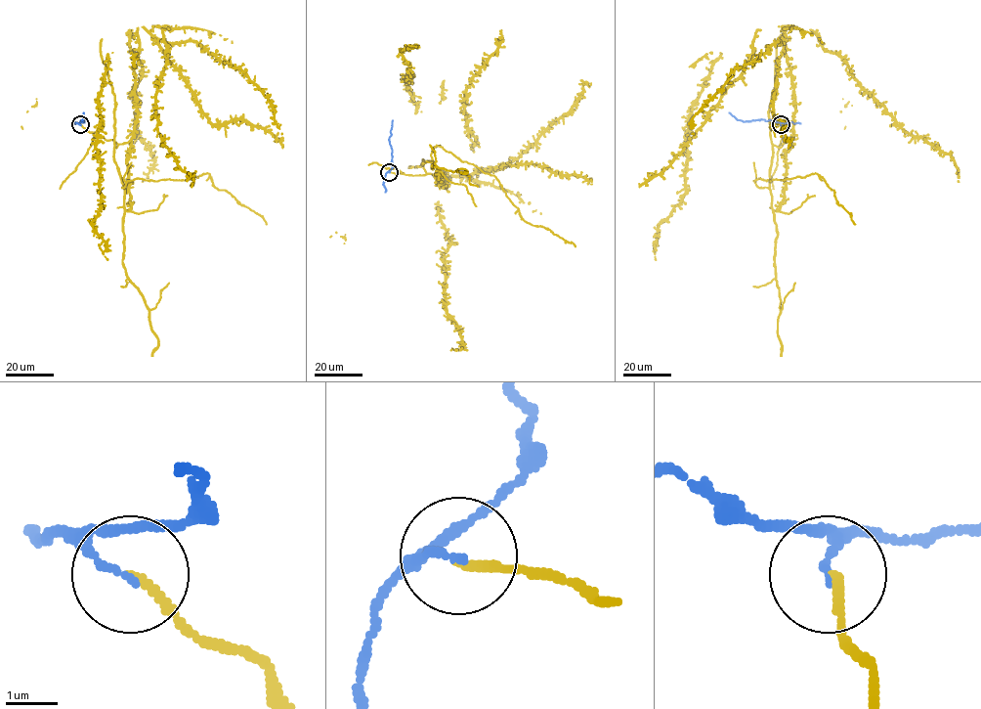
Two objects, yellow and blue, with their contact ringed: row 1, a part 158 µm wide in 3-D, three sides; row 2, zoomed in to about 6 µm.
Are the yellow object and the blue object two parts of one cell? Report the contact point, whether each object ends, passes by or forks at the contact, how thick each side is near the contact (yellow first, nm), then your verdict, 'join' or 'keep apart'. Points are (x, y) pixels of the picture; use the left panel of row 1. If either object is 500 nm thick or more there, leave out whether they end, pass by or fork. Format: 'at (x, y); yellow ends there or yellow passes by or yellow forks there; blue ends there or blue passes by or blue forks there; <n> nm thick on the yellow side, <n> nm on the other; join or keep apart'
at (80, 124); yellow ends there; blue ends there; 160 nm thick on the yellow side, 140 nm on the other; keep apart

